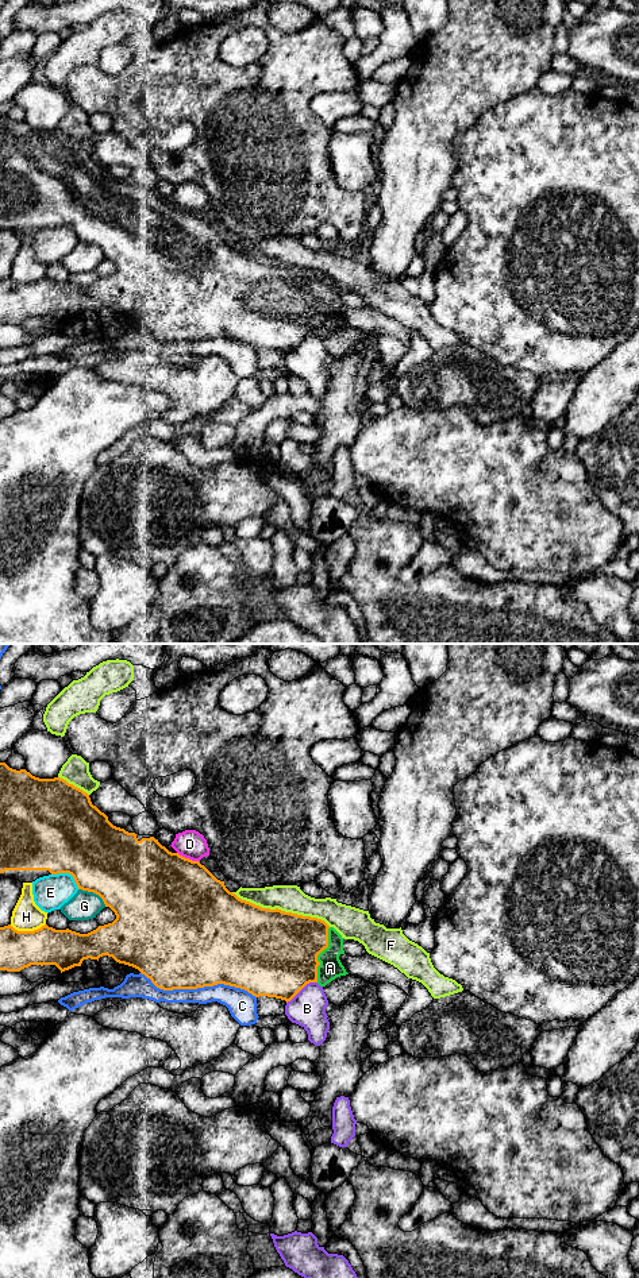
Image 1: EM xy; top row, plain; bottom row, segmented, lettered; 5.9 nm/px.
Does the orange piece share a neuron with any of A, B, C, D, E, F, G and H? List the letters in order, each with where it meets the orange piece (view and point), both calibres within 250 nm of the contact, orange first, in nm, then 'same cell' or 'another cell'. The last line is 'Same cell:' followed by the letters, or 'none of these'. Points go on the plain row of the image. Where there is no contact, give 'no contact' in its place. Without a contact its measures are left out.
A: meets orange in xy at (319, 305); 480 nm thick on the orange side, 140 nm on the other; same cell
B: meets orange in xy at (301, 340); 500 nm thick on the orange side, 220 nm on the other; another cell
C: meets orange in xy at (199, 339); 500 nm thick on the orange side, 150 nm on the other; another cell
D: meets orange in xy at (188, 211); 500 nm thick on the orange side, 170 nm on the other; another cell
E: meets orange in xy at (68, 224); 500 nm thick on the orange side, 220 nm on the other; another cell
F: meets orange in xy at (280, 262); 500 nm thick on the orange side, 160 nm on the other; another cell
G: meets orange in xy at (93, 244); 440 nm thick on the orange side, 170 nm on the other; another cell
H: meets orange in xy at (27, 284); 240 nm thick on the orange side, 180 nm on the other; another cell
Same cell: A

